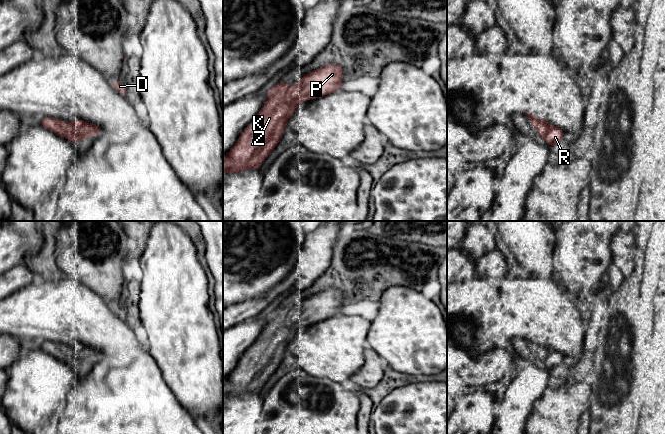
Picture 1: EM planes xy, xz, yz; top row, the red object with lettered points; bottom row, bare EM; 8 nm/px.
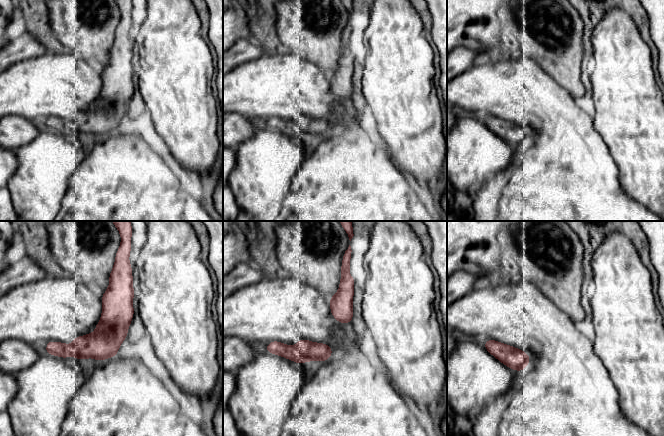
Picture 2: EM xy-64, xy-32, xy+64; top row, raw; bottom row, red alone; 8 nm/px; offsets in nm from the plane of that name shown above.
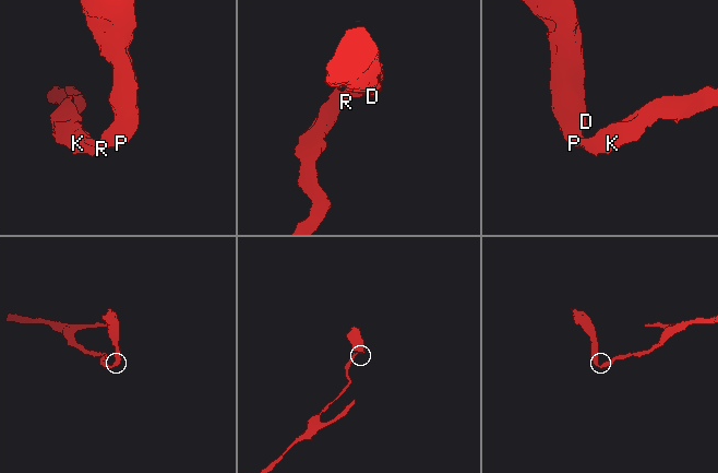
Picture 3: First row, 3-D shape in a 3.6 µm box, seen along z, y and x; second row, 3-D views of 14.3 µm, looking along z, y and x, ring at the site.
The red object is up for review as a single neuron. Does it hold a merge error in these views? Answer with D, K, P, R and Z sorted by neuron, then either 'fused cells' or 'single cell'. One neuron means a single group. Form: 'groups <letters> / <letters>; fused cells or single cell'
groups D K P R Z; single cell

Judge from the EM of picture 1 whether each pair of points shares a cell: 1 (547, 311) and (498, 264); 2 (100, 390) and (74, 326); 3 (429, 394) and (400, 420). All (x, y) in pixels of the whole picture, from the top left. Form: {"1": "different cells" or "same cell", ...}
{"1": "different cells", "2": "same cell", "3": "same cell"}

